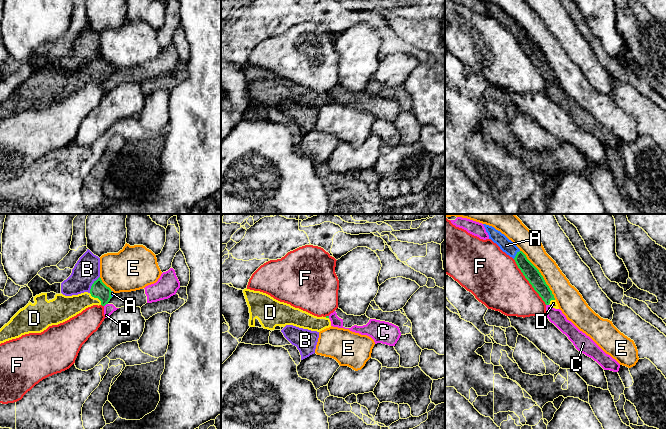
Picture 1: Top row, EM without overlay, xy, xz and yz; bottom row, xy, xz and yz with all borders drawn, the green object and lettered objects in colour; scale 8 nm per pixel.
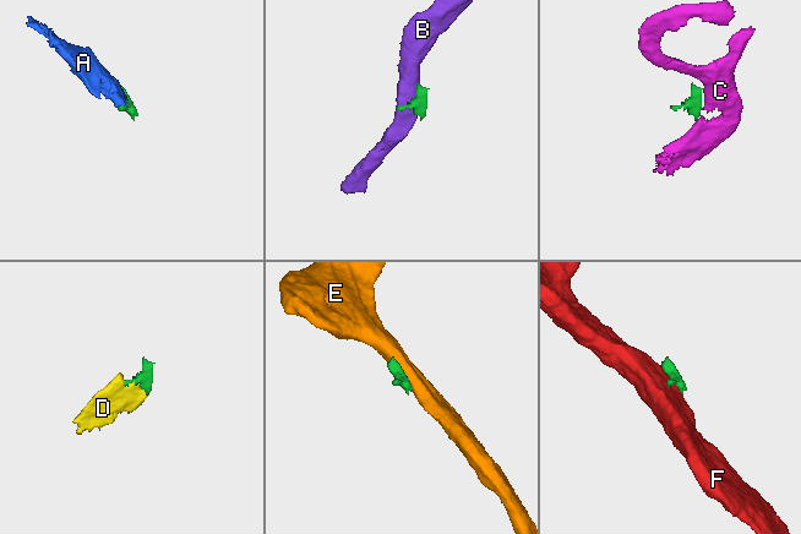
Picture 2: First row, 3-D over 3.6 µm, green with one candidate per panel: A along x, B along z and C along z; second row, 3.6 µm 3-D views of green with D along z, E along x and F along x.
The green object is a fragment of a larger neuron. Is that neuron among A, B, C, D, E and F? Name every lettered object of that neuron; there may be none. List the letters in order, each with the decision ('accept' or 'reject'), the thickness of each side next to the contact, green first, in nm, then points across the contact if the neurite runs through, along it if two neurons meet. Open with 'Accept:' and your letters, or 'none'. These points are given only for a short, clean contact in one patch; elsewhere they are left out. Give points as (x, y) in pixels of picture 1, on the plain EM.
Accept: A, D
A: accept | 120/110 nm
B: reject | 130/200 nm | along xy (99, 52), (92, 60), (89, 68)
C: reject | 130/80 nm
D: accept | 130/180 nm
E: reject | 120/180 nm | along yz (520, 26), (538, 46), (555, 75)
F: reject | 120/400 nm

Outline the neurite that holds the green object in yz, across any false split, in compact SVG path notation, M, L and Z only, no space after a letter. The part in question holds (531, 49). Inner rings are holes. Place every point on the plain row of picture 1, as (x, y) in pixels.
M486 0L483 1L489 11L489 15L496 19L503 28L515 36L518 44L545 78L545 80L550 81L555 85L559 85L554 71L552 70L549 62L546 60L543 52L539 46L527 35L526 31L500 7L496 6L492 2Z

